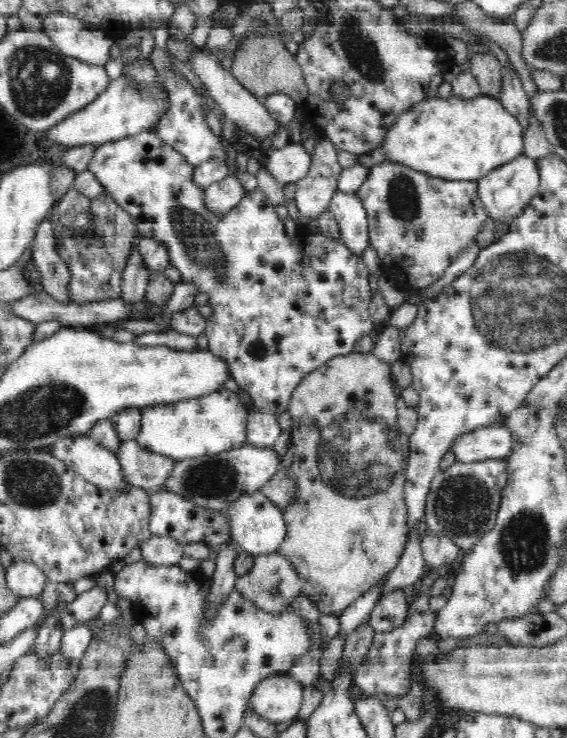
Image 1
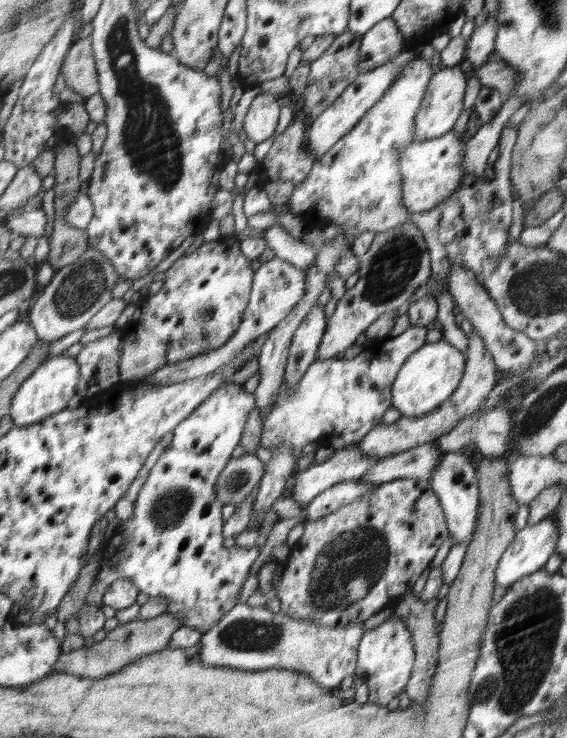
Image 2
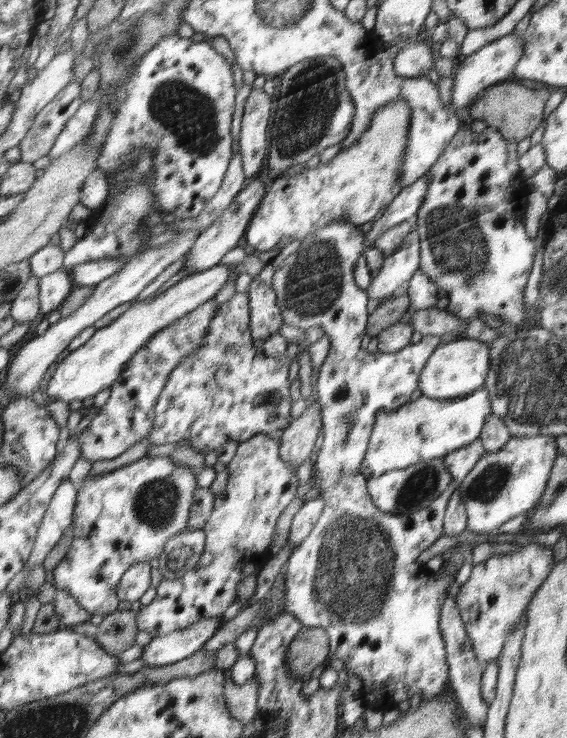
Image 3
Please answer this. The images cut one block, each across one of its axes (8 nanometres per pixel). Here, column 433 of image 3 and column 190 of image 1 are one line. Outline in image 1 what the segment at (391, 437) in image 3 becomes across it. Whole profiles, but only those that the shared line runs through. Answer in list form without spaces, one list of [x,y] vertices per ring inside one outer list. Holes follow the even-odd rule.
[[[227,389],[198,398],[148,407],[142,409],[141,412],[141,430],[135,441],[149,453],[161,454],[162,457],[168,457],[172,461],[186,461],[190,458],[204,457],[208,454],[223,453],[226,450],[238,448],[247,442],[248,411],[244,411],[244,406],[241,405],[236,394]]]

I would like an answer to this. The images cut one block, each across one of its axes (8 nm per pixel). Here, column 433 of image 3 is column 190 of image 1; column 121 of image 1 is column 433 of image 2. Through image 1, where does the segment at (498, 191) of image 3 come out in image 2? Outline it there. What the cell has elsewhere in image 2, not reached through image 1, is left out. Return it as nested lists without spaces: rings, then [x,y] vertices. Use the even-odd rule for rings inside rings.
[[[454,130],[444,134],[443,137],[422,142],[412,142],[407,149],[400,153],[401,169],[403,170],[403,194],[404,206],[411,213],[422,213],[428,209],[436,208],[443,204],[444,200],[456,193],[463,184],[464,176],[467,176],[463,166],[467,138],[462,141],[462,136],[454,134]]]

